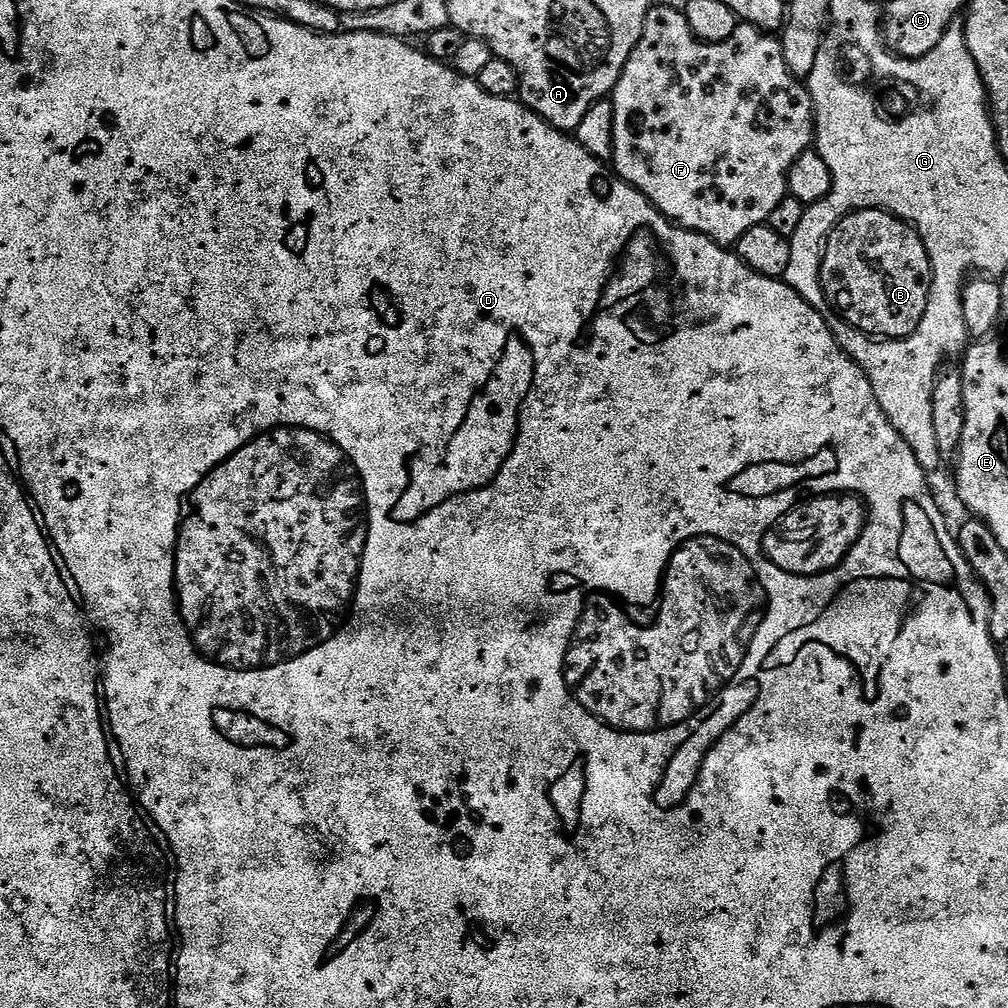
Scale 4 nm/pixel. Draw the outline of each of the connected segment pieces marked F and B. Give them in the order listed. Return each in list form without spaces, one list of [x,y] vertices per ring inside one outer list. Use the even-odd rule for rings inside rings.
[[[668,4],[649,7],[646,22],[642,26],[642,38],[638,38],[638,46],[634,46],[610,99],[614,106],[614,154],[611,163],[615,175],[627,184],[633,184],[667,220],[690,232],[708,236],[715,244],[734,246],[742,234],[746,234],[746,230],[768,222],[770,214],[774,214],[774,206],[778,206],[778,202],[788,195],[790,166],[798,160],[798,154],[814,144],[814,113],[807,83],[794,75],[790,66],[786,66],[786,54],[782,54],[782,46],[773,33],[740,22],[726,42],[708,44],[692,33],[683,11],[679,7],[671,8]]]
[[[860,208],[843,216],[828,235],[820,263],[820,281],[824,297],[850,326],[862,330],[870,338],[904,340],[918,330],[926,314],[932,289],[932,263],[922,238],[905,220],[882,208]]]

